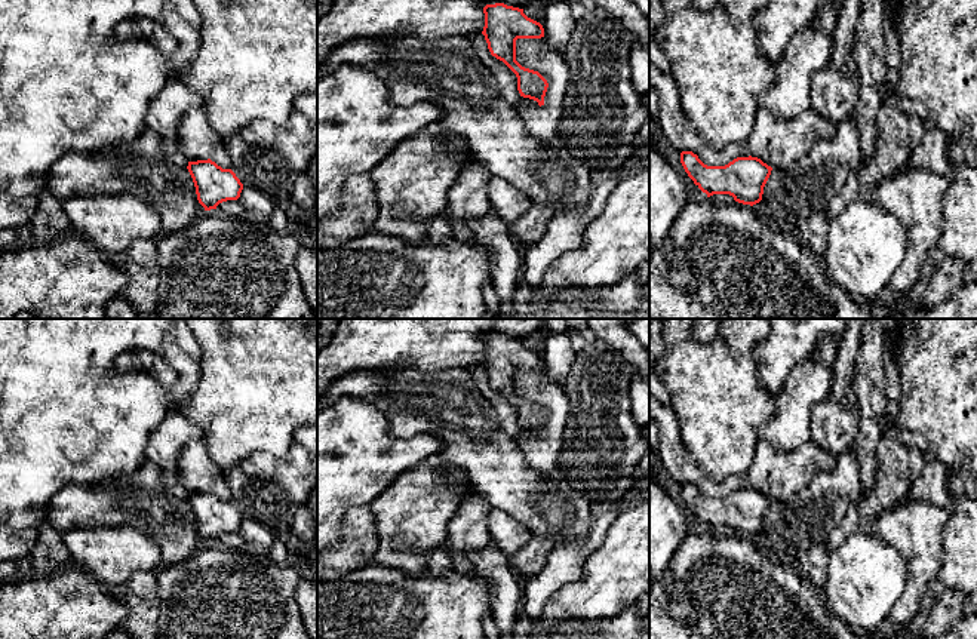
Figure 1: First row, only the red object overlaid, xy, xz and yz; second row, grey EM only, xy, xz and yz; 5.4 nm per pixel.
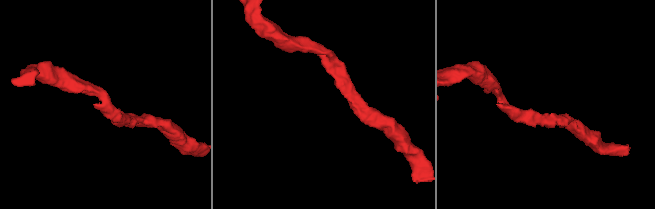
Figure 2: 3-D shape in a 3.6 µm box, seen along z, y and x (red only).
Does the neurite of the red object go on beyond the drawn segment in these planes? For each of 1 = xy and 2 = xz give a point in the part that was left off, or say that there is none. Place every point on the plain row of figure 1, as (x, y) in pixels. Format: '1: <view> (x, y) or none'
1: none
2: none

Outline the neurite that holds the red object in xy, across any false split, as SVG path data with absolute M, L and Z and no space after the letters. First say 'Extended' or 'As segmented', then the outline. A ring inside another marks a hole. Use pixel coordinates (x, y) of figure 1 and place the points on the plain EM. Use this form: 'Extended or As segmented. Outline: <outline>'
As segmented. Outline: M211 491L188 494L187 501L205 543L216 541L219 535L240 529L243 516L231 501L222 501Z

